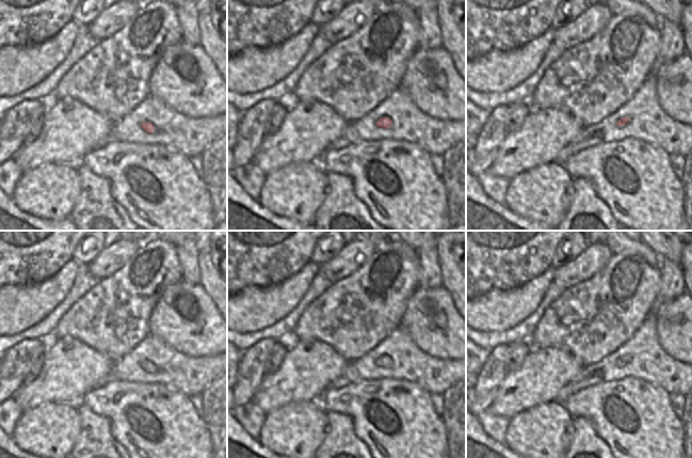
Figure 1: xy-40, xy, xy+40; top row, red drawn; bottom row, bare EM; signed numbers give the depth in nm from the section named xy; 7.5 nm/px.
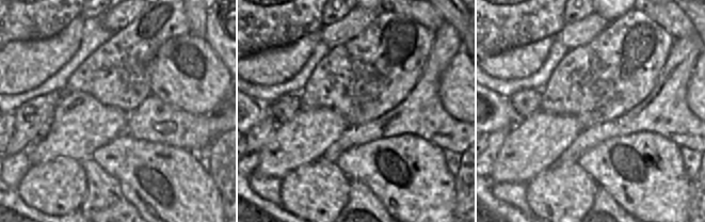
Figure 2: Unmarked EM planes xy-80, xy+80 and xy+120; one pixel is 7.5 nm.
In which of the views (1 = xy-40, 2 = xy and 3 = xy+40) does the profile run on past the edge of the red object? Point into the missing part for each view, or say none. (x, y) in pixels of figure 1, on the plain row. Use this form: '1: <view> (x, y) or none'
1: xy-40 (190, 375)
2: xy (409, 363)
3: xy+40 (647, 361)

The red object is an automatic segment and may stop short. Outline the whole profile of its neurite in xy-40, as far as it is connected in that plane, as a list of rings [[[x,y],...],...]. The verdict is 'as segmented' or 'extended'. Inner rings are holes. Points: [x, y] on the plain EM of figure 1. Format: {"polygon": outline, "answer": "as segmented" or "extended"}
{"polygon": [[[148,335],[127,354],[114,361],[109,377],[99,386],[112,380],[140,382],[142,384],[163,384],[191,397],[200,395],[223,374],[227,374],[227,352],[214,357],[189,357],[178,352],[163,339],[155,335]]], "answer": "extended"}

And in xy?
{"polygon": [[[396,329],[364,357],[348,363],[328,389],[391,378],[413,382],[431,395],[444,395],[465,377],[466,359],[436,359],[423,352],[406,331]]], "answer": "extended"}

